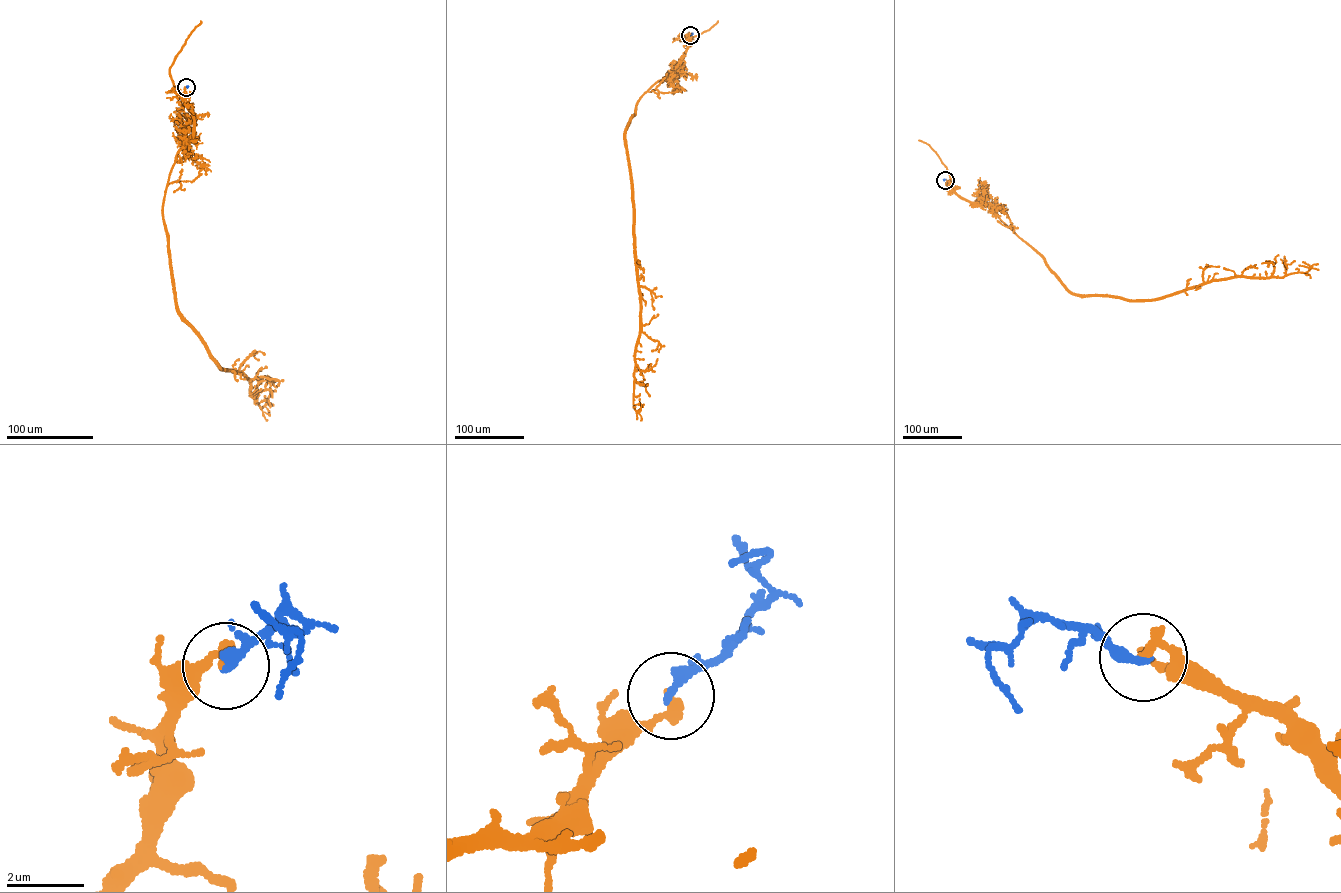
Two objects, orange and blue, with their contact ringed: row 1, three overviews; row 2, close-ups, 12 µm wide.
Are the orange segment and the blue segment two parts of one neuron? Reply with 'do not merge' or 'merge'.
do not merge

